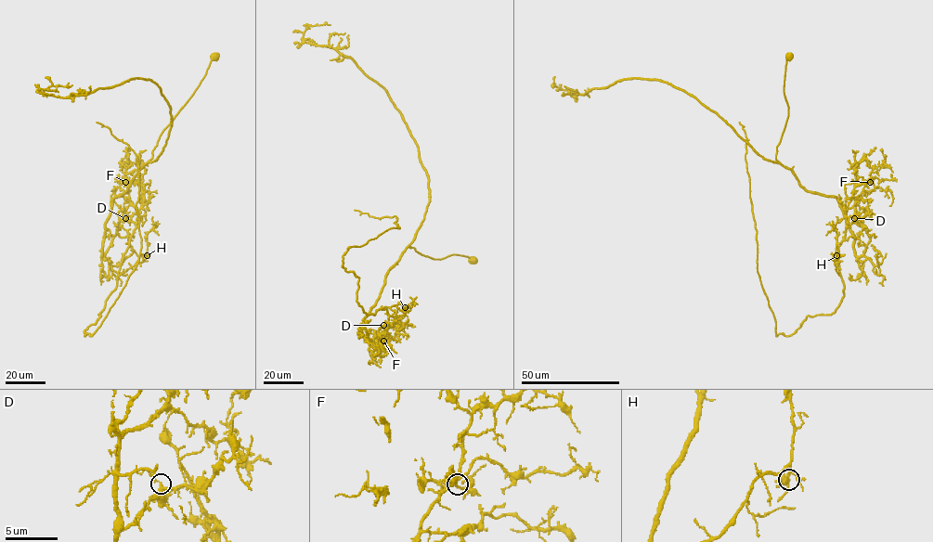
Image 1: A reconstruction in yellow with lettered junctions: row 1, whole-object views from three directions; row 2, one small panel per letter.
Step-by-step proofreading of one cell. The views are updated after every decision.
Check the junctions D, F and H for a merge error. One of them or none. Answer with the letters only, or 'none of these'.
D

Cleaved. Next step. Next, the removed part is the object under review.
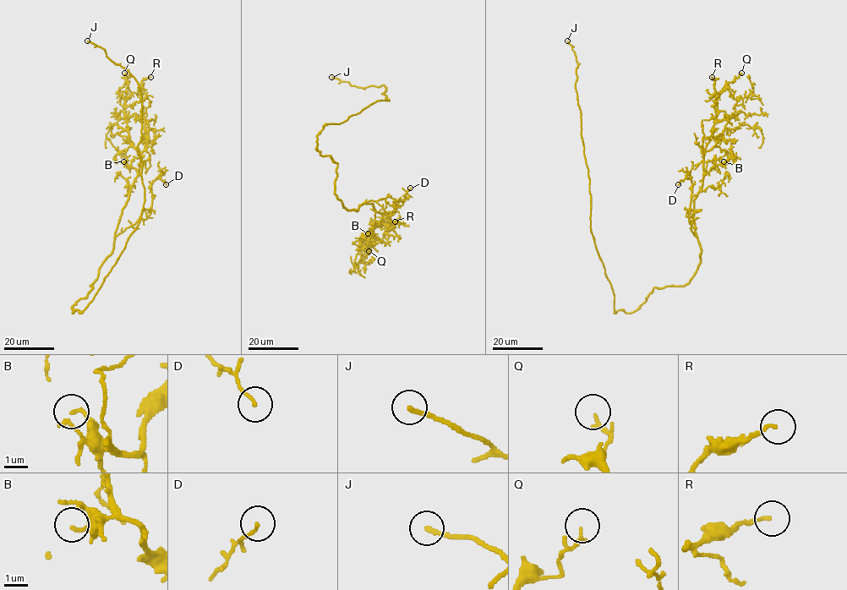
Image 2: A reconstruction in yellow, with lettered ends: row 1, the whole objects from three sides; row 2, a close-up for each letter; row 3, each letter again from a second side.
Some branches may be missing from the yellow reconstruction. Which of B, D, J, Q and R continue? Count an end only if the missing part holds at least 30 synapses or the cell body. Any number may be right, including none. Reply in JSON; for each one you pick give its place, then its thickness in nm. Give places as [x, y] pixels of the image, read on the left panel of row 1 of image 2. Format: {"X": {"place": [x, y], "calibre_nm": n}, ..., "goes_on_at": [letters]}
{"J": {"place": [87, 40], "calibre_nm": 180}, "goes_on_at": ["J"]}

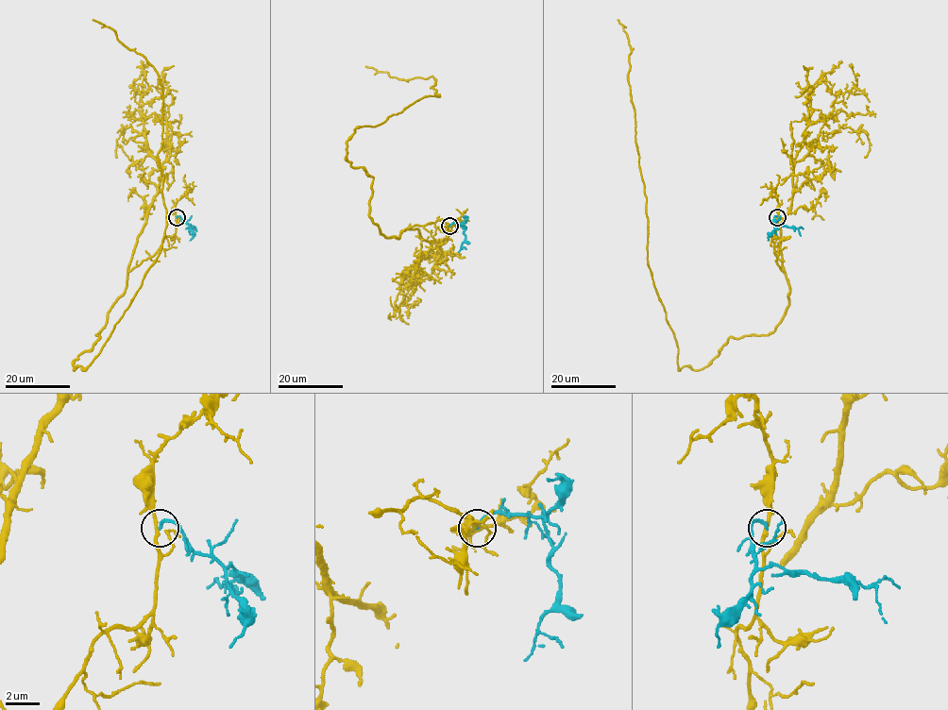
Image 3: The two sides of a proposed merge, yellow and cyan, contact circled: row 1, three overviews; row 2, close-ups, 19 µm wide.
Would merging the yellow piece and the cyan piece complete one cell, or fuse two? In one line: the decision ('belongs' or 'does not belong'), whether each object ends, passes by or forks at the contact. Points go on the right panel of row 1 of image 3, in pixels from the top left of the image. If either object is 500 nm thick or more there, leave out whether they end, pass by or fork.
belongs; yellow passes by; cyan ends

